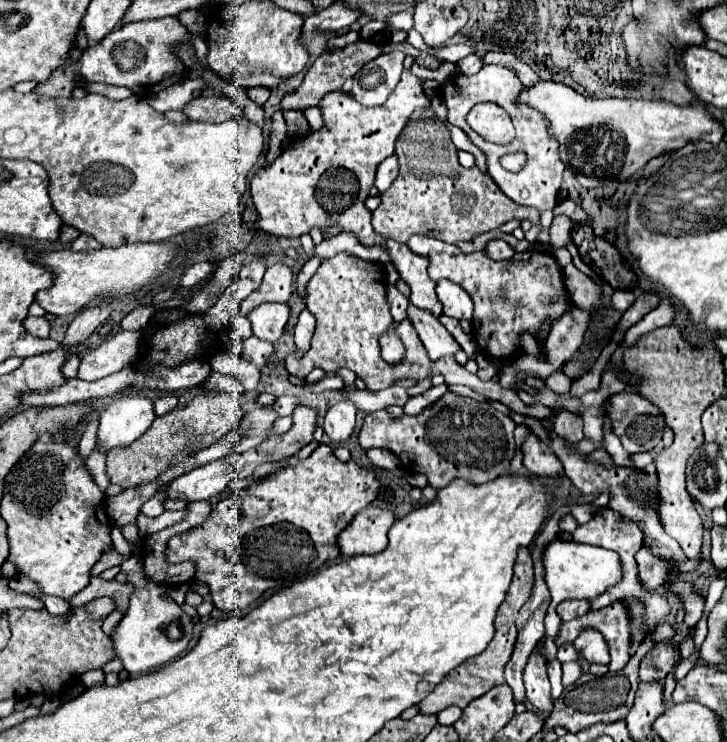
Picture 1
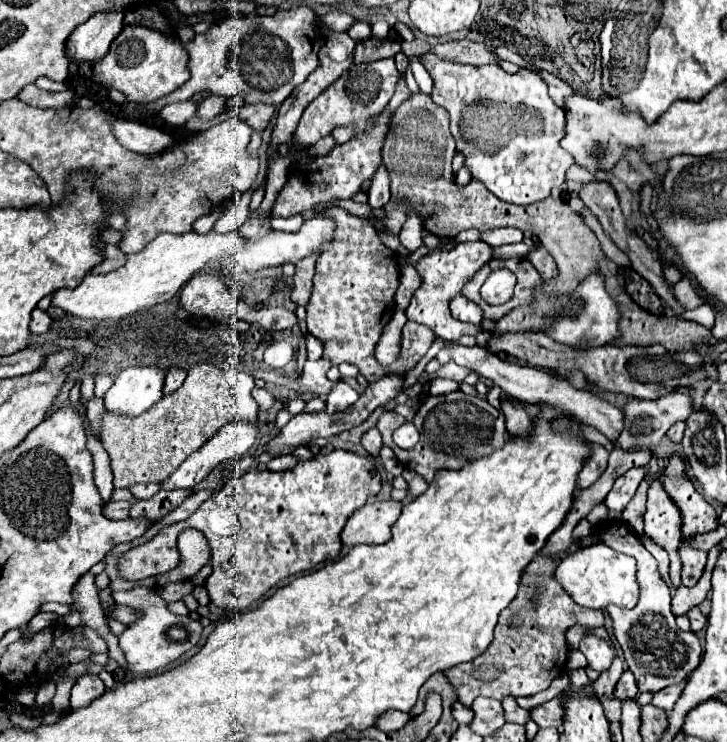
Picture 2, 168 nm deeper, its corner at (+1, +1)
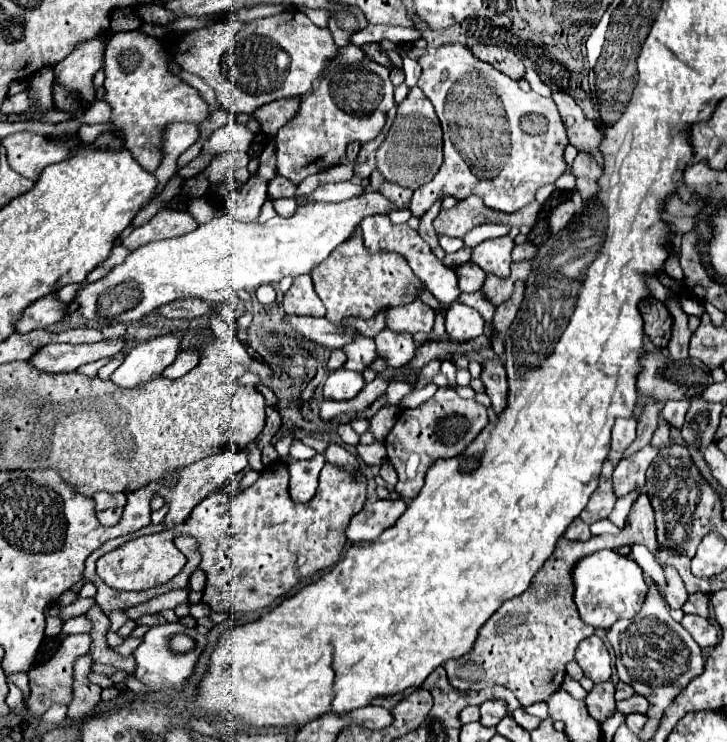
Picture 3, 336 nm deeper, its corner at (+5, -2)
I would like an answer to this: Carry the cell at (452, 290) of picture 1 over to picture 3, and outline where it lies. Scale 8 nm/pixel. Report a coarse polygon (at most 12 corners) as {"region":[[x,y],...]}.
{"region":[[462,303],[446,313],[454,341],[472,341],[486,329],[482,315]]}

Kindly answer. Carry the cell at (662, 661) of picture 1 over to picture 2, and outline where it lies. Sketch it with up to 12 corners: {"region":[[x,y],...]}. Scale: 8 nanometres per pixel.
{"region":[[624,520],[594,540],[636,558],[640,600],[610,604],[640,692],[692,674],[700,640],[682,632],[656,560]]}

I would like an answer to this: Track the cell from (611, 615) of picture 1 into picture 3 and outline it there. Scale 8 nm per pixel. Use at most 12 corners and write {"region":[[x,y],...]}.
{"region":[[612,681],[586,695],[588,713],[606,721],[616,705]]}

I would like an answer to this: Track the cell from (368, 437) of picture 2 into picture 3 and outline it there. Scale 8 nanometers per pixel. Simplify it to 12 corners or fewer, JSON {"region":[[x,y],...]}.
{"region":[[338,425],[338,435],[348,445],[358,445],[360,435],[350,425]]}

